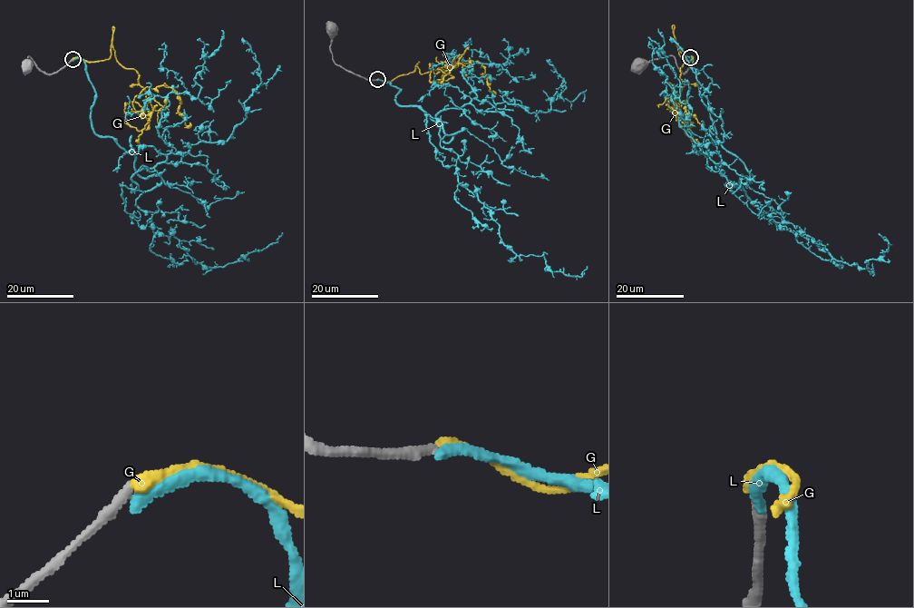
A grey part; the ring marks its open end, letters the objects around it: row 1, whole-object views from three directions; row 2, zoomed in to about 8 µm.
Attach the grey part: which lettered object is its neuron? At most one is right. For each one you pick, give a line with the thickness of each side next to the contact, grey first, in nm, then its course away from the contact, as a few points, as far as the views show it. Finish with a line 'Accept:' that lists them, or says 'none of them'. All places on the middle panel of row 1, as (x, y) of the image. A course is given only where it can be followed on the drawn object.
Accept: none of them

